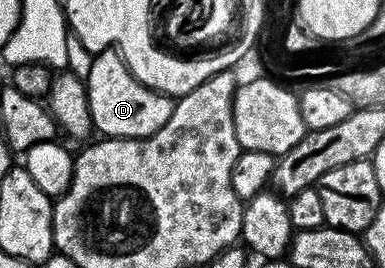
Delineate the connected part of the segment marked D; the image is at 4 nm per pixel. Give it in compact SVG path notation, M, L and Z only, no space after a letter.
M111 47L102 53L93 54L89 58L90 70L84 74L87 103L91 111L93 128L106 139L127 137L138 139L150 137L168 119L172 119L175 98L156 89L149 89L142 81L137 81L132 71L124 63L117 49Z

